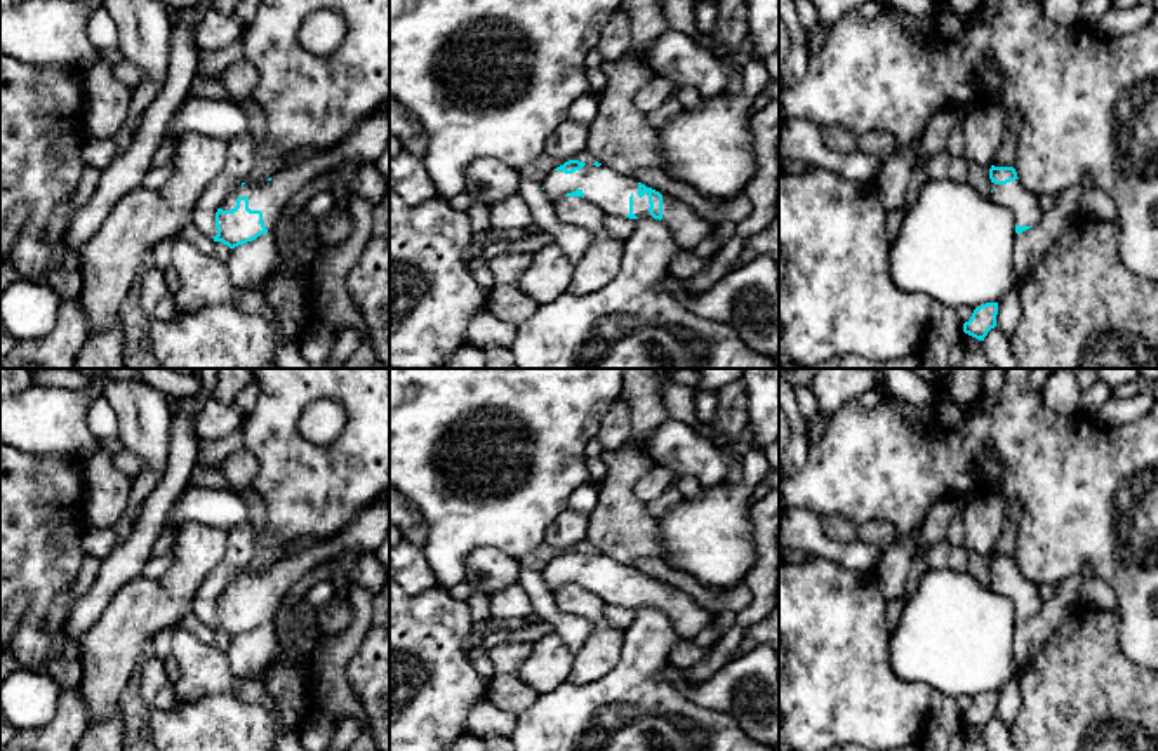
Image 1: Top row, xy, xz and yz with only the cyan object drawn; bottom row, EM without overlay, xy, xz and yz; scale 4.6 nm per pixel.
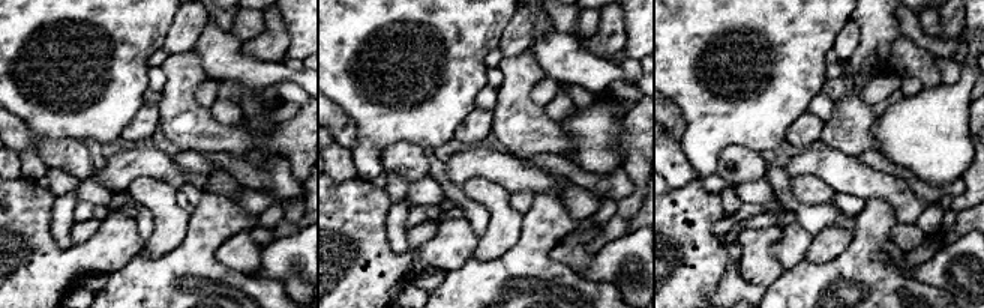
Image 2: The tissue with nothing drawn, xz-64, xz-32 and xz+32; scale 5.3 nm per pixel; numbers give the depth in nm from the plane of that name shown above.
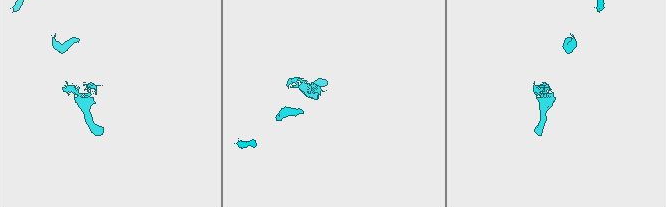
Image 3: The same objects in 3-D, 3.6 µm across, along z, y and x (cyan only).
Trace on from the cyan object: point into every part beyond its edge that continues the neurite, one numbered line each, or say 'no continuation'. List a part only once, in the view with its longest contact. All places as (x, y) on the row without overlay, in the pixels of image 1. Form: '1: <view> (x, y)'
1: xy (369, 529)

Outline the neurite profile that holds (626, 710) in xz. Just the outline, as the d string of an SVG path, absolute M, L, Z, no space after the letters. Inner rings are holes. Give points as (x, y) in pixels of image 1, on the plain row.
M636 608L633 624L624 629L619 662L596 681L576 685L565 680L555 690L541 694L518 716L509 737L515 751L775 751L748 737L730 713L702 708L657 678L659 671L668 666L671 648L680 641L683 638L676 635L662 610Z

